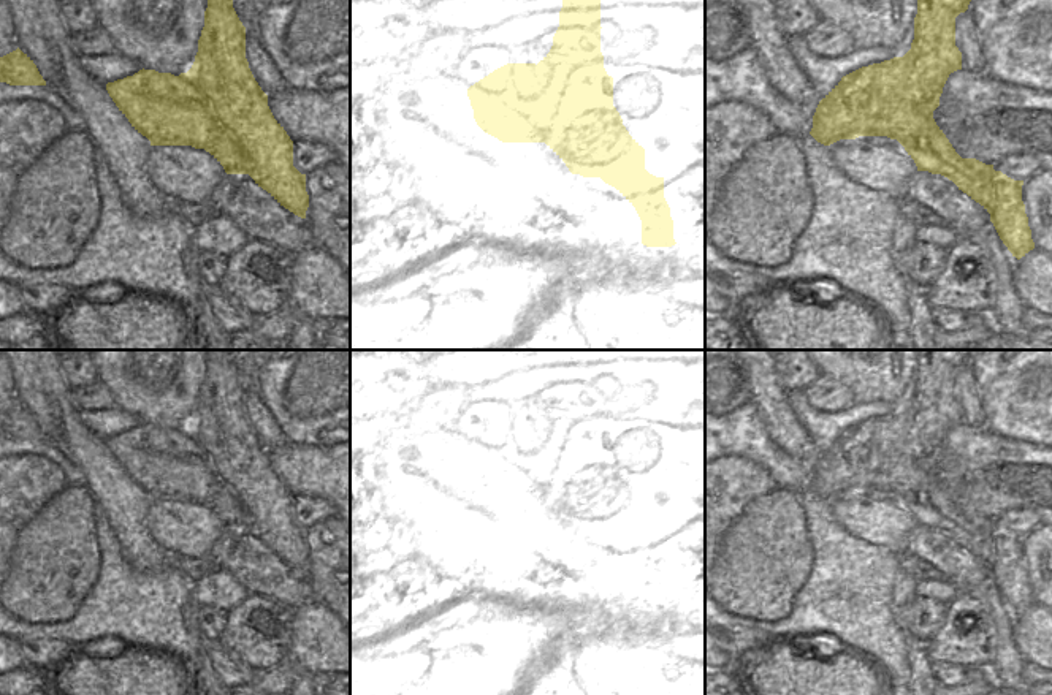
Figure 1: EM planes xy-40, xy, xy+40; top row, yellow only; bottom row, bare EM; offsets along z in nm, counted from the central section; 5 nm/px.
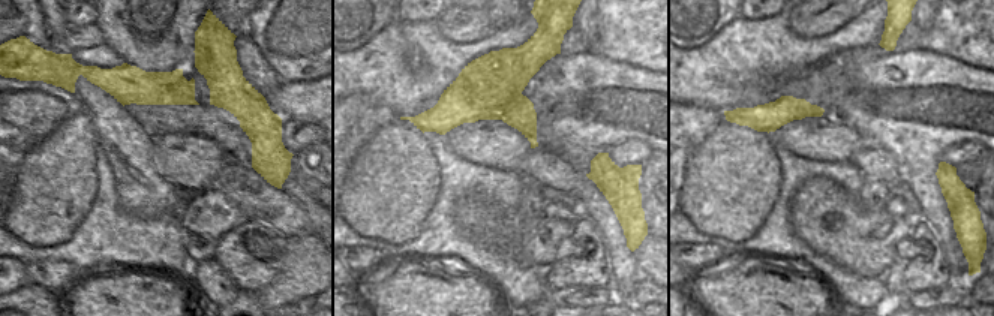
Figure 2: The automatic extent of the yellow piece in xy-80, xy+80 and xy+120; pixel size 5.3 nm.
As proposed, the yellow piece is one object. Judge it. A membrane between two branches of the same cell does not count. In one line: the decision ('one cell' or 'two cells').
two cells

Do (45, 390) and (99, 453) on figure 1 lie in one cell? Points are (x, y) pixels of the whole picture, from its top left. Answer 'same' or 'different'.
same

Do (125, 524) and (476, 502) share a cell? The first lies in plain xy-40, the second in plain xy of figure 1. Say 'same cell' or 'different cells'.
same cell

